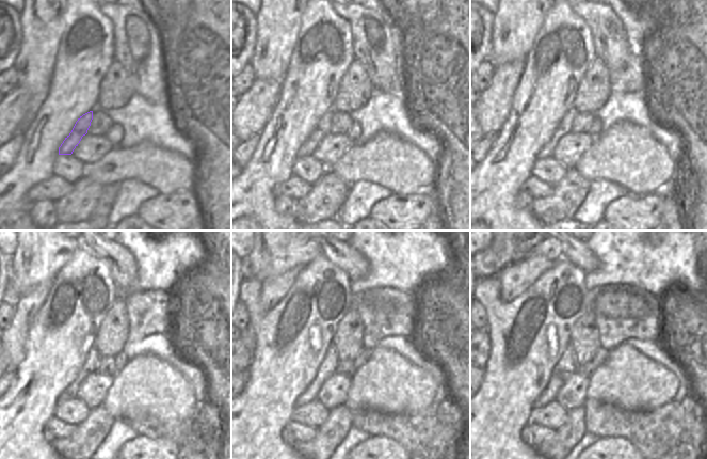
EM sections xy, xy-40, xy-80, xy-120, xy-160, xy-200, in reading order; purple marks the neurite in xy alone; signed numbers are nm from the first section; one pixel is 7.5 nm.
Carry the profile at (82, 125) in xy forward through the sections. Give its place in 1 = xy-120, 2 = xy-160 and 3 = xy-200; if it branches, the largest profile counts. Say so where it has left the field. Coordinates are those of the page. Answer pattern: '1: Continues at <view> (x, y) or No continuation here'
1: Continues at xy-120 (90, 365)
2: Continues at xy-160 (327, 367)
3: Continues at xy-200 (565, 366)

